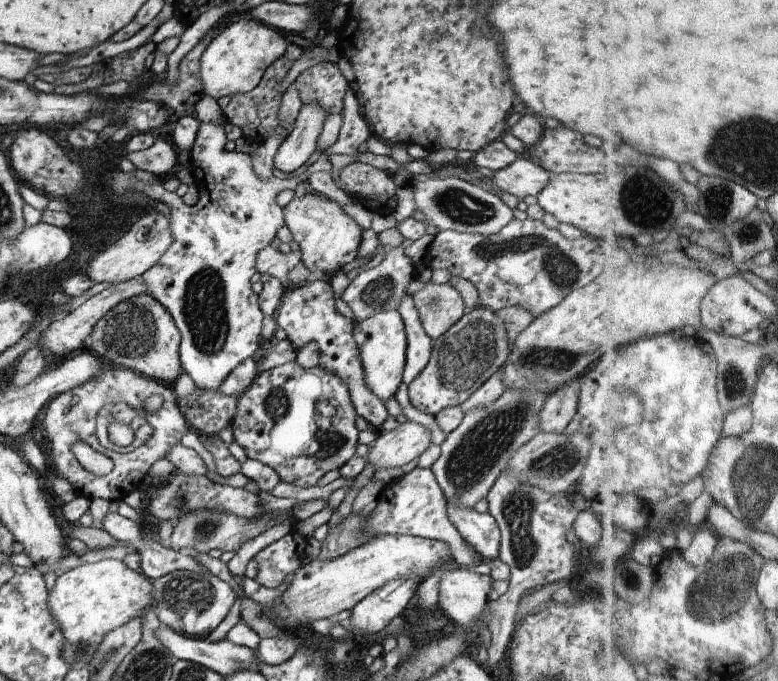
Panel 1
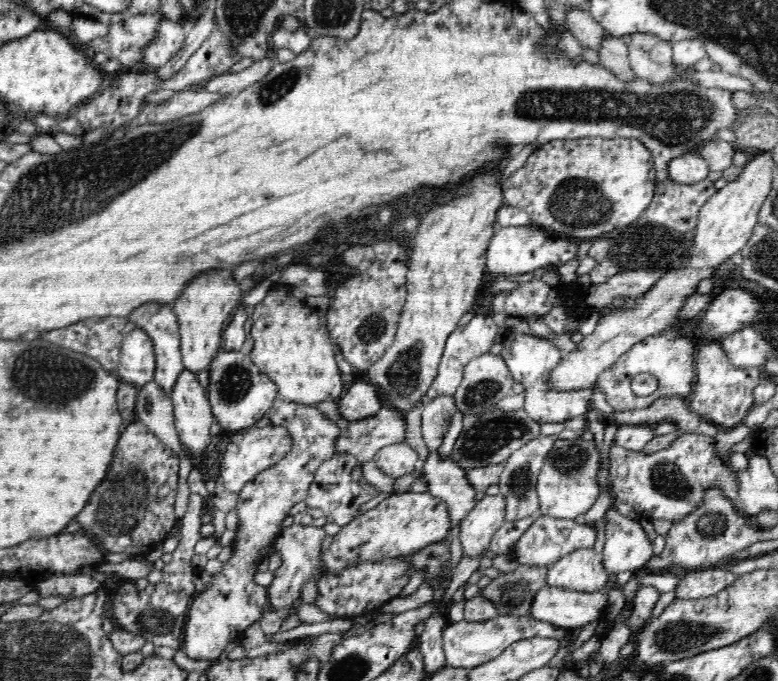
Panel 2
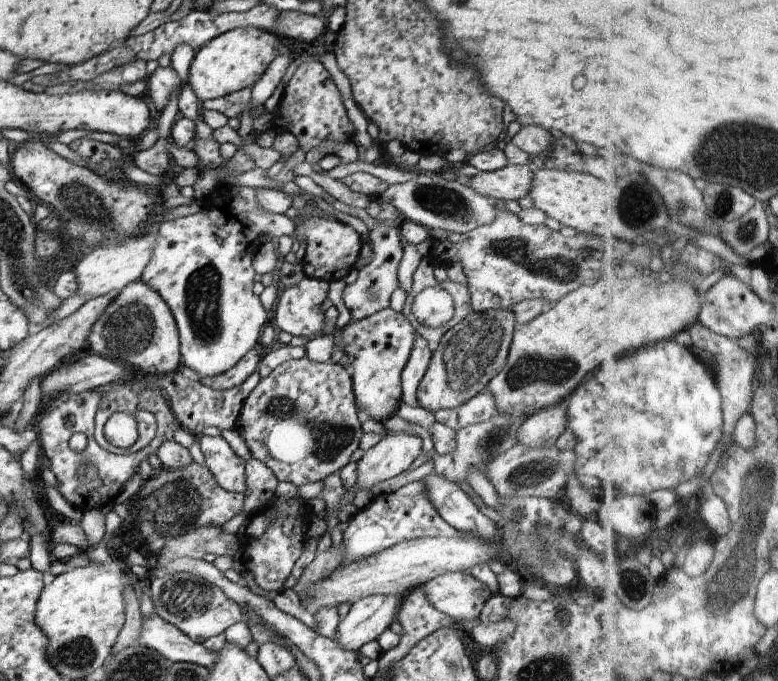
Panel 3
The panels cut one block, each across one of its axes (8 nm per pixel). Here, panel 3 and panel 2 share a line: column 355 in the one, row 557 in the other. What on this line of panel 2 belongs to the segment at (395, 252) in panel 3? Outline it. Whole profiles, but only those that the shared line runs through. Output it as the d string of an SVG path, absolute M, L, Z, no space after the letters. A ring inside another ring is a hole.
M317 522L309 526L293 524L277 535L274 548L282 554L282 566L275 571L274 581L267 588L270 610L264 611L258 620L266 636L280 632L282 622L294 612L296 604L300 601L305 583L317 569L322 570L321 549L326 538L324 528Z

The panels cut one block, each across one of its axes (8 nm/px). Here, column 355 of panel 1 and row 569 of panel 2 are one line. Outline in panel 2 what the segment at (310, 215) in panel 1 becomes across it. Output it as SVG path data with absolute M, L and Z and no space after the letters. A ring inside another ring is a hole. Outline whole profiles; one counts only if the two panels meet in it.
M276 397L272 408L267 410L270 422L276 426L285 426L292 439L291 451L280 462L273 464L270 468L259 472L250 482L247 482L238 494L239 500L236 512L240 518L238 534L232 547L234 554L228 562L224 562L222 571L218 572L210 586L201 593L197 593L189 604L187 621L184 625L184 636L182 648L192 660L215 660L223 654L226 646L233 641L240 641L248 627L259 620L262 616L262 606L268 599L266 587L255 582L255 573L258 573L258 566L263 560L261 549L274 547L277 535L283 530L282 523L286 516L289 516L291 508L299 502L305 501L308 489L314 480L316 471L327 460L336 455L336 440L340 436L340 428L332 422L316 407L293 403Z

